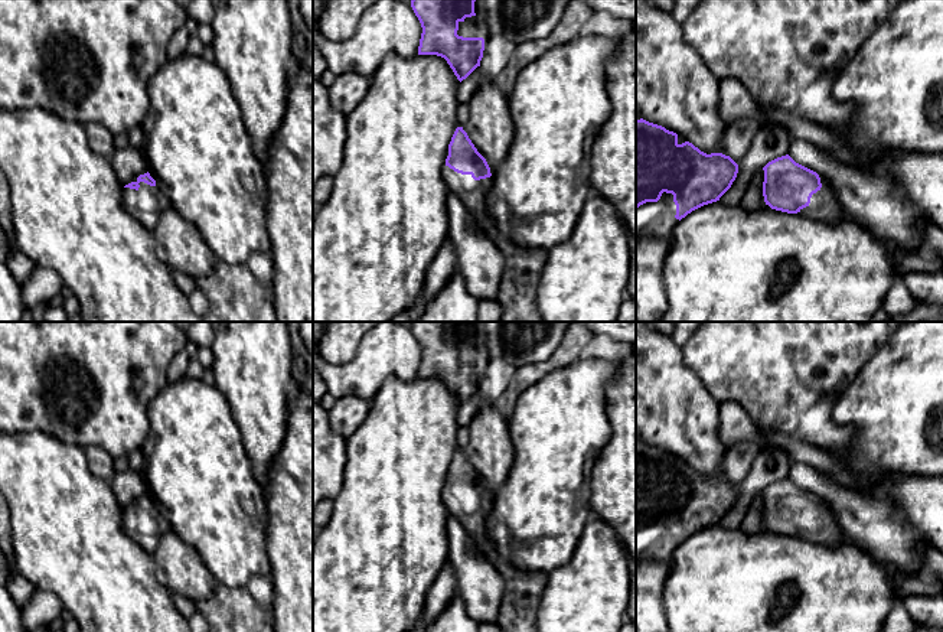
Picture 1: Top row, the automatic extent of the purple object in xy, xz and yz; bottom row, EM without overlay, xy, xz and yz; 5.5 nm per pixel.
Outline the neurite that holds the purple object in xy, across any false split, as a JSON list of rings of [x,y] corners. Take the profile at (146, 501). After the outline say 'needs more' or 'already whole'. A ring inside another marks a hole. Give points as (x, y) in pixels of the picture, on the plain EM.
[[[149,495],[124,509],[125,534],[150,554],[154,553],[160,535],[167,530],[167,521],[160,517]]] | needs more

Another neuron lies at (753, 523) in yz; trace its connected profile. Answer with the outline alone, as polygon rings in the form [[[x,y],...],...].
[[[760,492],[751,502],[751,506],[748,508],[740,528],[744,534],[757,534],[760,532],[766,525],[763,519],[763,505],[764,505],[764,493]]]

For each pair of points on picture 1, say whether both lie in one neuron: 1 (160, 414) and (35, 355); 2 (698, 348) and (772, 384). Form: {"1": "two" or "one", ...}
{"1": "two", "2": "one"}

